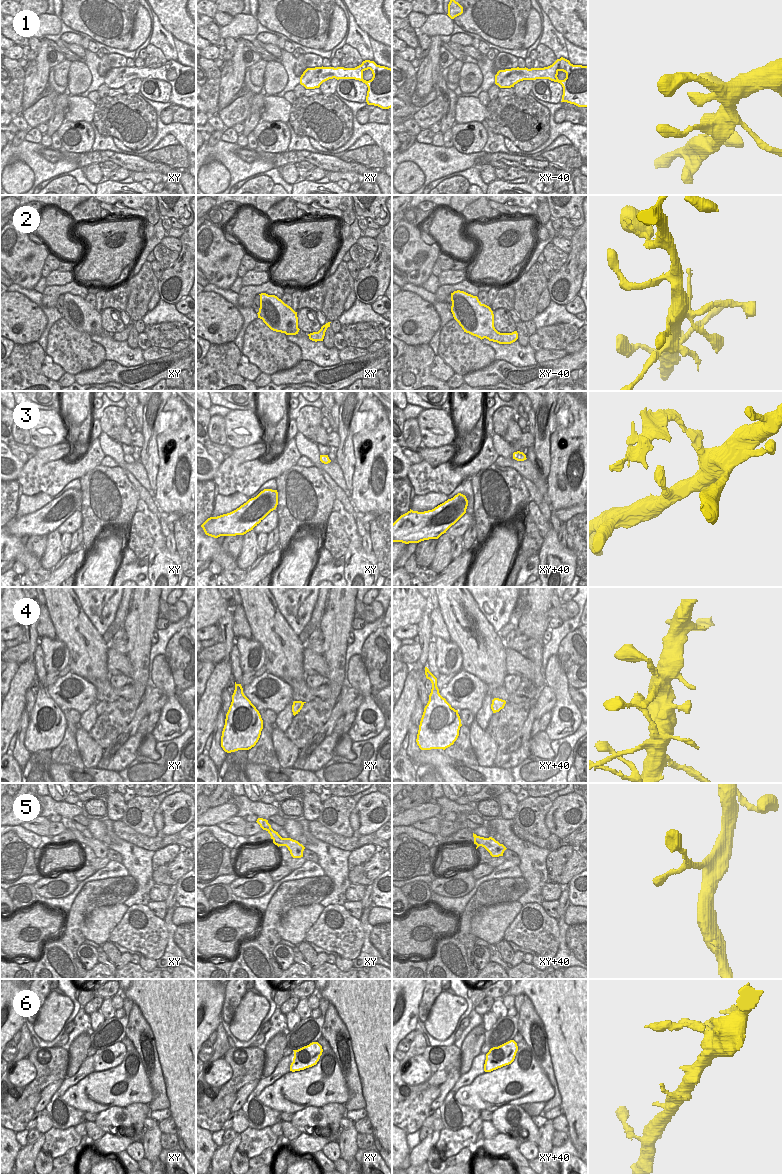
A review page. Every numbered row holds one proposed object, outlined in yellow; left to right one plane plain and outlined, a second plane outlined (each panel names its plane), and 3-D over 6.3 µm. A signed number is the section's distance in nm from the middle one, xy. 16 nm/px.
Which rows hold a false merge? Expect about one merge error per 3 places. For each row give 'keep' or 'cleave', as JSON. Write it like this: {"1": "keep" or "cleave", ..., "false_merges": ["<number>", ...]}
{"1": "keep", "2": "cleave", "3": "cleave", "4": "keep", "5": "keep", "6": "keep", "false_merges": ["2", "3"]}

